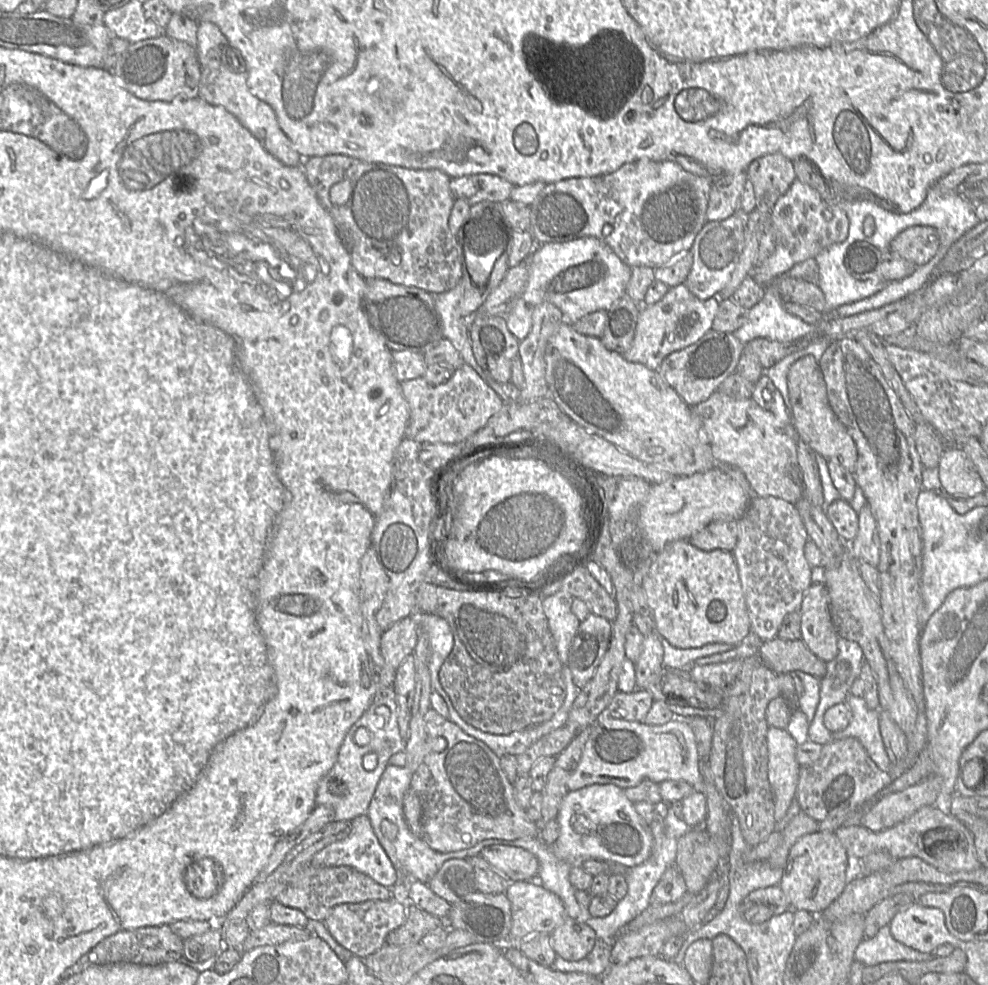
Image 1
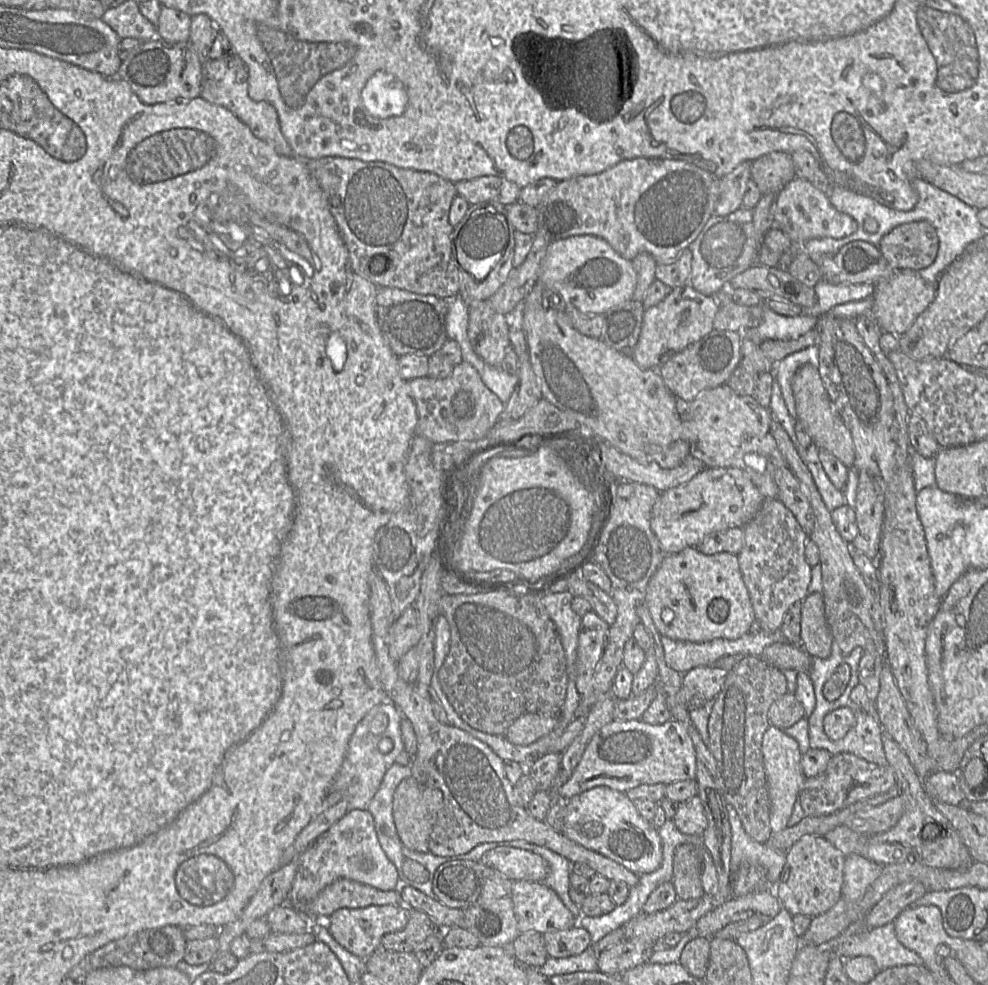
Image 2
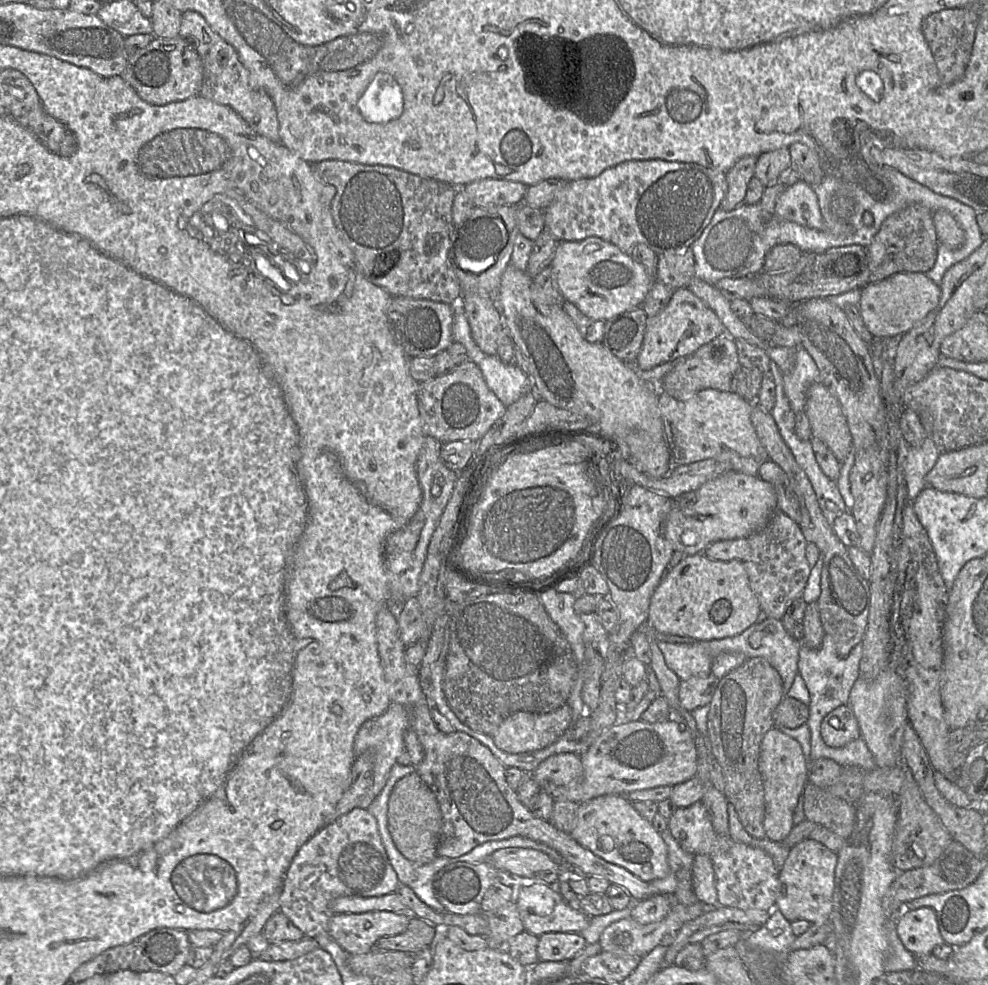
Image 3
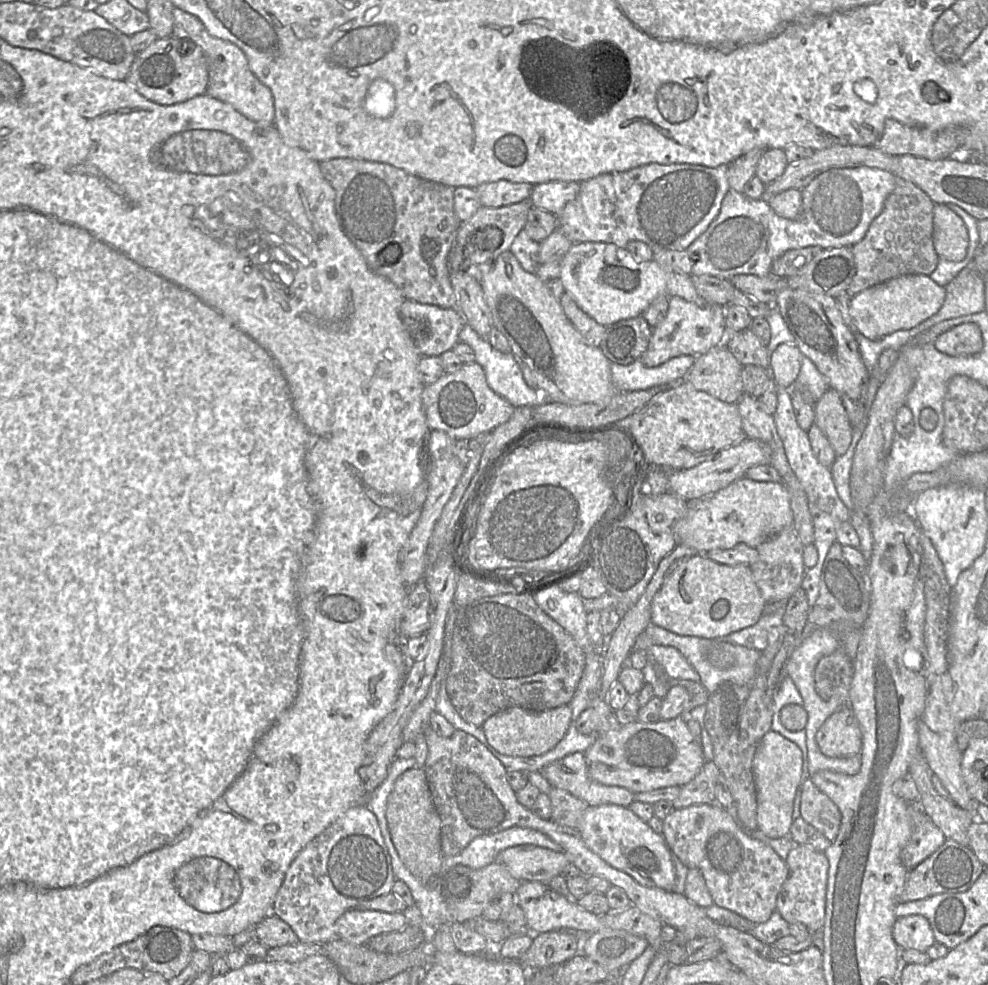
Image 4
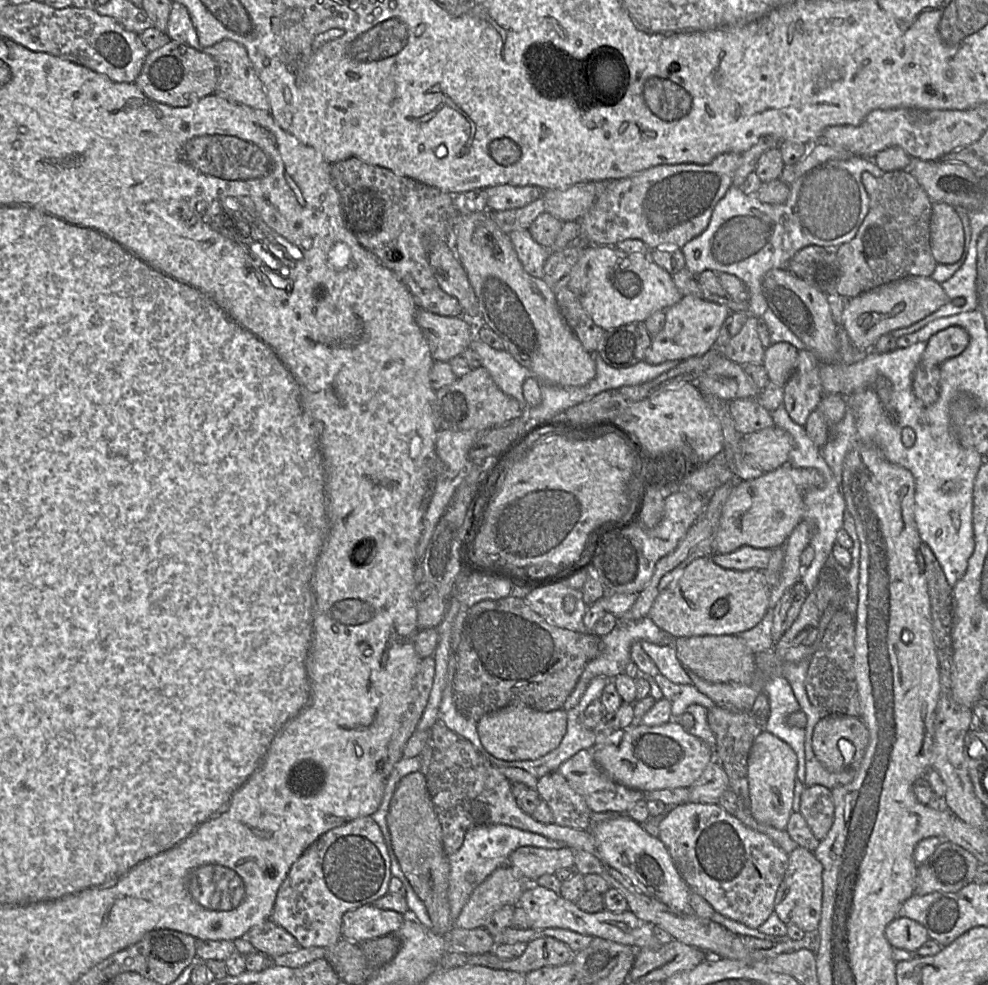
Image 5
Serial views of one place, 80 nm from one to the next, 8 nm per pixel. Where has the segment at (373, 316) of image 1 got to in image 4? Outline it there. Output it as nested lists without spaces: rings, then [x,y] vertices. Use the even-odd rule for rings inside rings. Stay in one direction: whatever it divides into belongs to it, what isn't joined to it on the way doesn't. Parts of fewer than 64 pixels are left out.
[[[406,299],[399,316],[420,356],[440,356],[452,350],[465,324],[458,309]]]

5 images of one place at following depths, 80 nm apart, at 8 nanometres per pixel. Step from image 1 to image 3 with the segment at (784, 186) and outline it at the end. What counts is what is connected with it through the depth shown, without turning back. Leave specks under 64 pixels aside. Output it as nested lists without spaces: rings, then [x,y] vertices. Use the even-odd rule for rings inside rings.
[[[780,148],[757,156],[755,177],[767,187],[773,185],[791,169],[791,156],[788,148]]]

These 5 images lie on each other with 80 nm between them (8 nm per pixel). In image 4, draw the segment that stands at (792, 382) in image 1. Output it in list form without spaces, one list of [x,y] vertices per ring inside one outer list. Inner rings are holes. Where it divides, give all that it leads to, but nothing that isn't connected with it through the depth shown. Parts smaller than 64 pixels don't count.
[[[829,388],[814,407],[816,424],[827,437],[836,457],[843,455],[852,439],[852,425],[843,406],[841,395]]]

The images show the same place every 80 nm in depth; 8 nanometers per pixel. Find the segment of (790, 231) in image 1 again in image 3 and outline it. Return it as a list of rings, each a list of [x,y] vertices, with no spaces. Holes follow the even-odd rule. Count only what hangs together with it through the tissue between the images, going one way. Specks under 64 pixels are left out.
[[[798,180],[778,196],[775,216],[808,228],[824,230],[817,195],[814,188],[803,180]]]

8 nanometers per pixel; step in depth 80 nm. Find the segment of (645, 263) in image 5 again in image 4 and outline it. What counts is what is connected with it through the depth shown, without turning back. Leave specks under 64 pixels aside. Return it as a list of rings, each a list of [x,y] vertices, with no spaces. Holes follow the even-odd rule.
[[[572,243],[561,259],[560,278],[565,292],[572,296],[587,315],[603,326],[609,326],[620,320],[642,315],[651,302],[661,295],[668,295],[669,297],[679,296],[701,307],[709,305],[708,302],[698,295],[691,275],[666,271],[654,260],[637,261],[629,251],[613,243]]]

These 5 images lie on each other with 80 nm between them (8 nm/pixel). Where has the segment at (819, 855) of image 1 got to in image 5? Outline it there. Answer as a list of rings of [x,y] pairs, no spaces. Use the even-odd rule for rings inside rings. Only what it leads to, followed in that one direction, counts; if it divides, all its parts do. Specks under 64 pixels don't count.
[[[798,846],[789,854],[785,876],[777,889],[774,911],[786,925],[796,925],[805,933],[817,932],[822,912],[823,866],[813,852]]]

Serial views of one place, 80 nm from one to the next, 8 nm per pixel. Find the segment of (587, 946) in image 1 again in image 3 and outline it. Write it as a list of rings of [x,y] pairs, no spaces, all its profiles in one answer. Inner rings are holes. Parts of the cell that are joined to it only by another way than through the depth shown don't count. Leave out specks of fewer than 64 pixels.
[[[547,932],[539,936],[537,955],[539,961],[569,961],[587,945],[577,932]]]

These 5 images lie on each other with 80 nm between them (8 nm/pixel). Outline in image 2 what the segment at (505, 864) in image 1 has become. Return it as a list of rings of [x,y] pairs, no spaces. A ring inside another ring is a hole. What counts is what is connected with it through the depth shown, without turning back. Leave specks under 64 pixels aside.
[[[511,846],[487,851],[483,862],[512,881],[542,882],[549,873],[547,861],[539,854]]]

